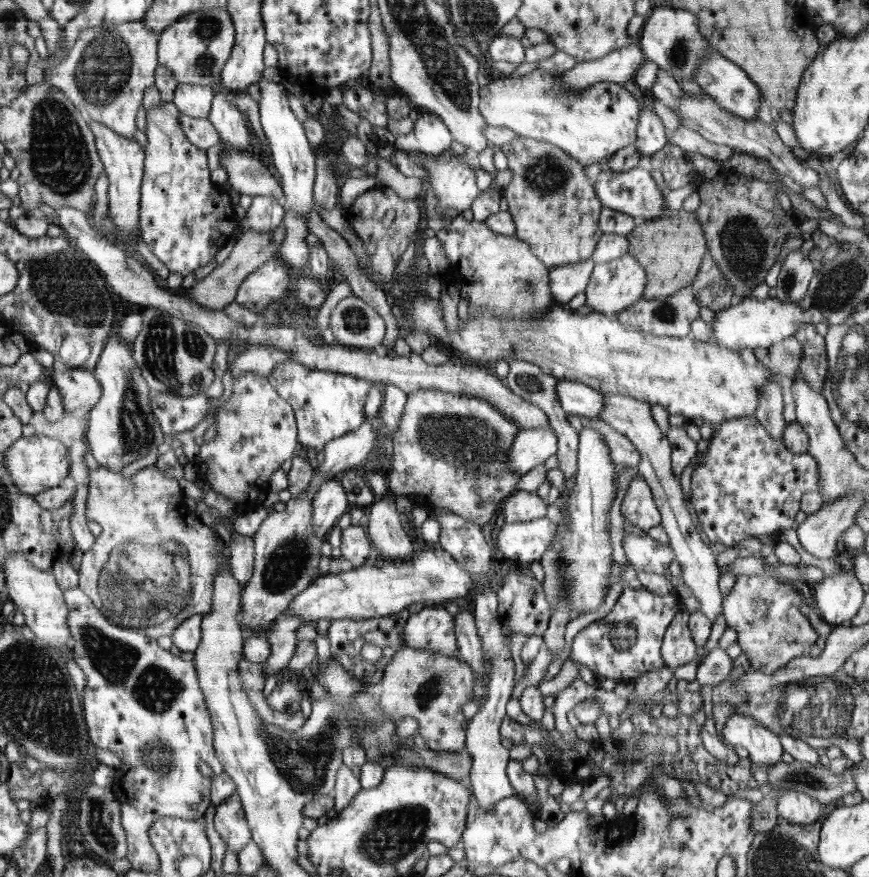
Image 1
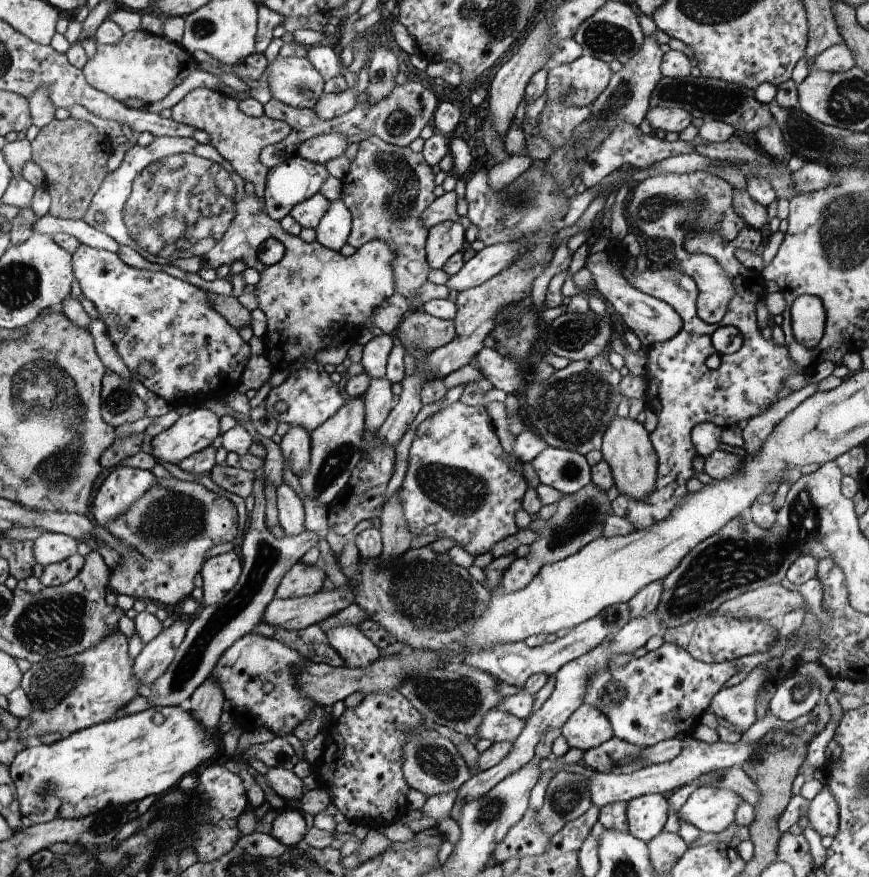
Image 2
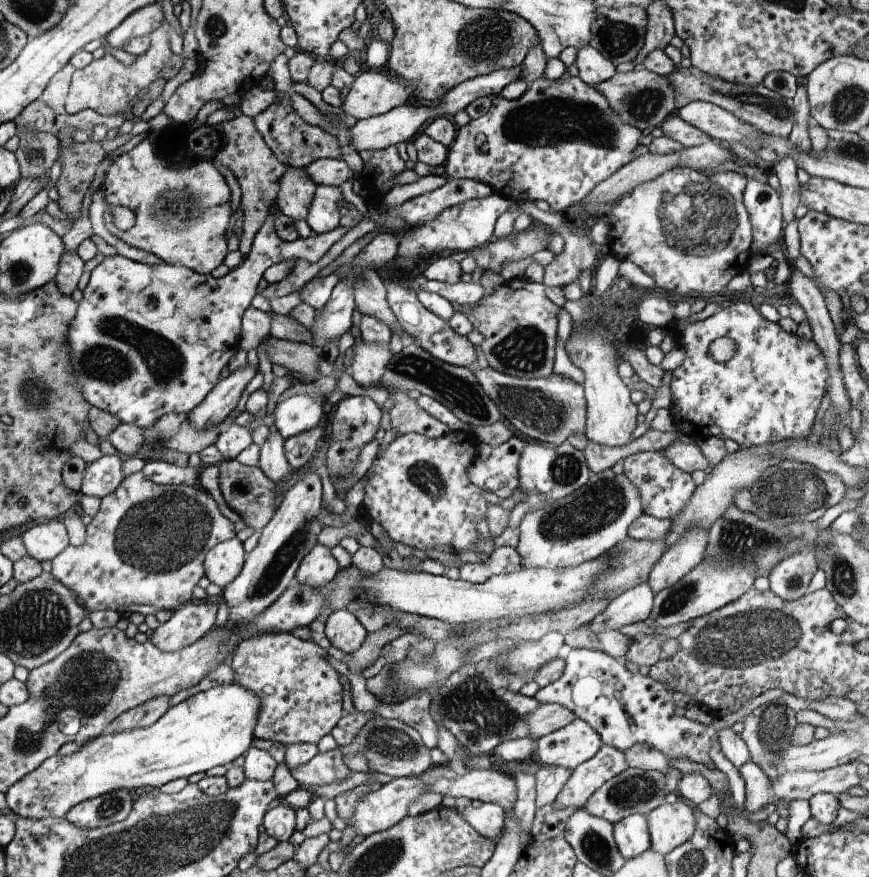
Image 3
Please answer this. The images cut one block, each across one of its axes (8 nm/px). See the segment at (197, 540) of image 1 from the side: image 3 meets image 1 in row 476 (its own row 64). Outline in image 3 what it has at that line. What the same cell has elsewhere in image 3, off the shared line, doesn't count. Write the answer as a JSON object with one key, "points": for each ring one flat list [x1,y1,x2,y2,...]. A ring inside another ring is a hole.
{"points":[[164,20,160,28,149,35,151,44,147,51,127,67,111,53,105,52,102,58,94,59,88,66,76,69,72,75,69,93,65,100,65,112,73,115,84,109,92,109,102,116,123,114,126,119,133,119,130,102,134,100,140,90,149,87,154,80,160,78,160,74,152,74,152,72,160,72,172,60,172,58,168,58,172,52,170,52,168,40,166,40,166,29,169,26]]}

